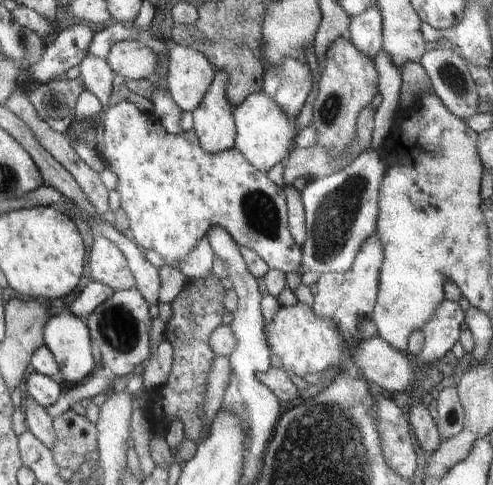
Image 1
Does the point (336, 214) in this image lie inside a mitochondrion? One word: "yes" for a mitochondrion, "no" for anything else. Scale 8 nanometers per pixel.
yes

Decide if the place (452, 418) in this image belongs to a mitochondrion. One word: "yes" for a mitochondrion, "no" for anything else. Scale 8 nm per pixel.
yes

